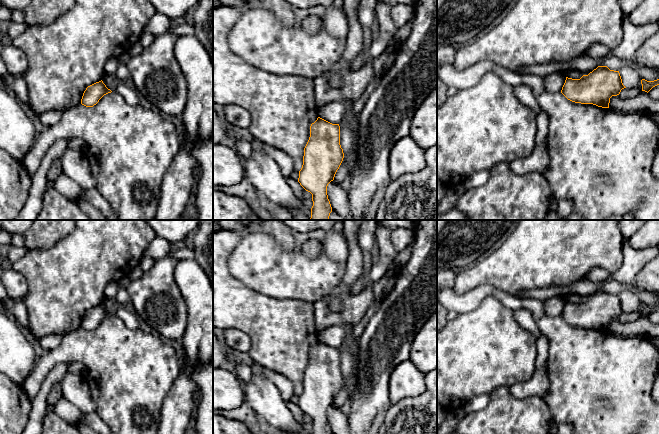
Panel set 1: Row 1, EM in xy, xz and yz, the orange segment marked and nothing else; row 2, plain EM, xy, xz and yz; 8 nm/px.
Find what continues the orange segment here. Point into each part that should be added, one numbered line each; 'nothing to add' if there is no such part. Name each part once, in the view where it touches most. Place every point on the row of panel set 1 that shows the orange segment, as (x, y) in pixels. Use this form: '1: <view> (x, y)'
nothing to add

